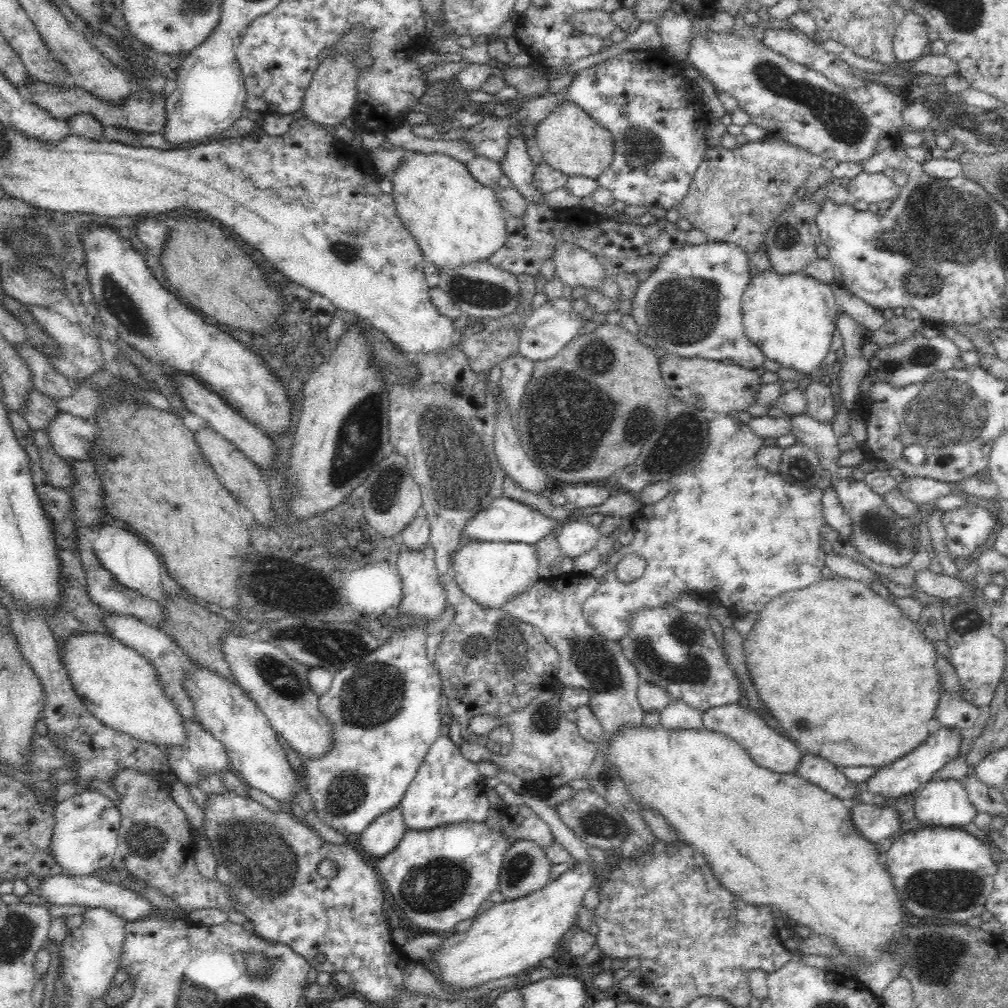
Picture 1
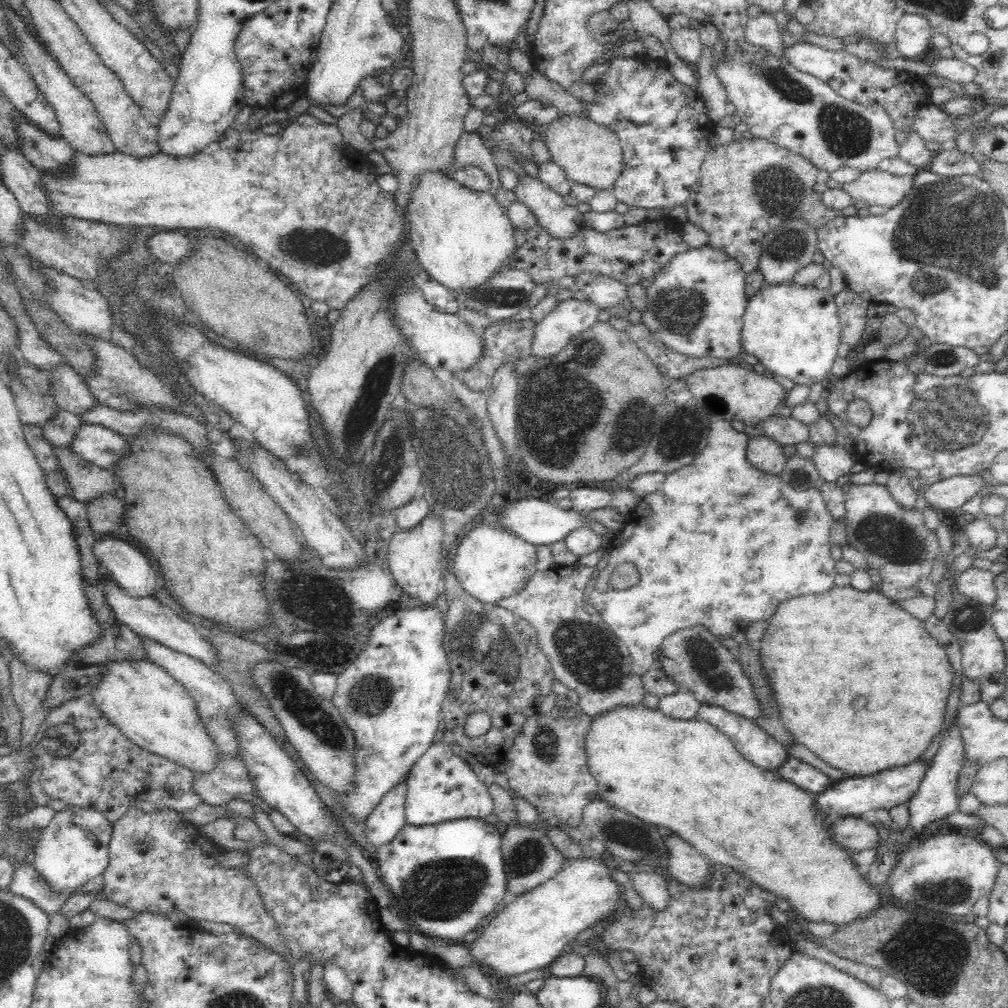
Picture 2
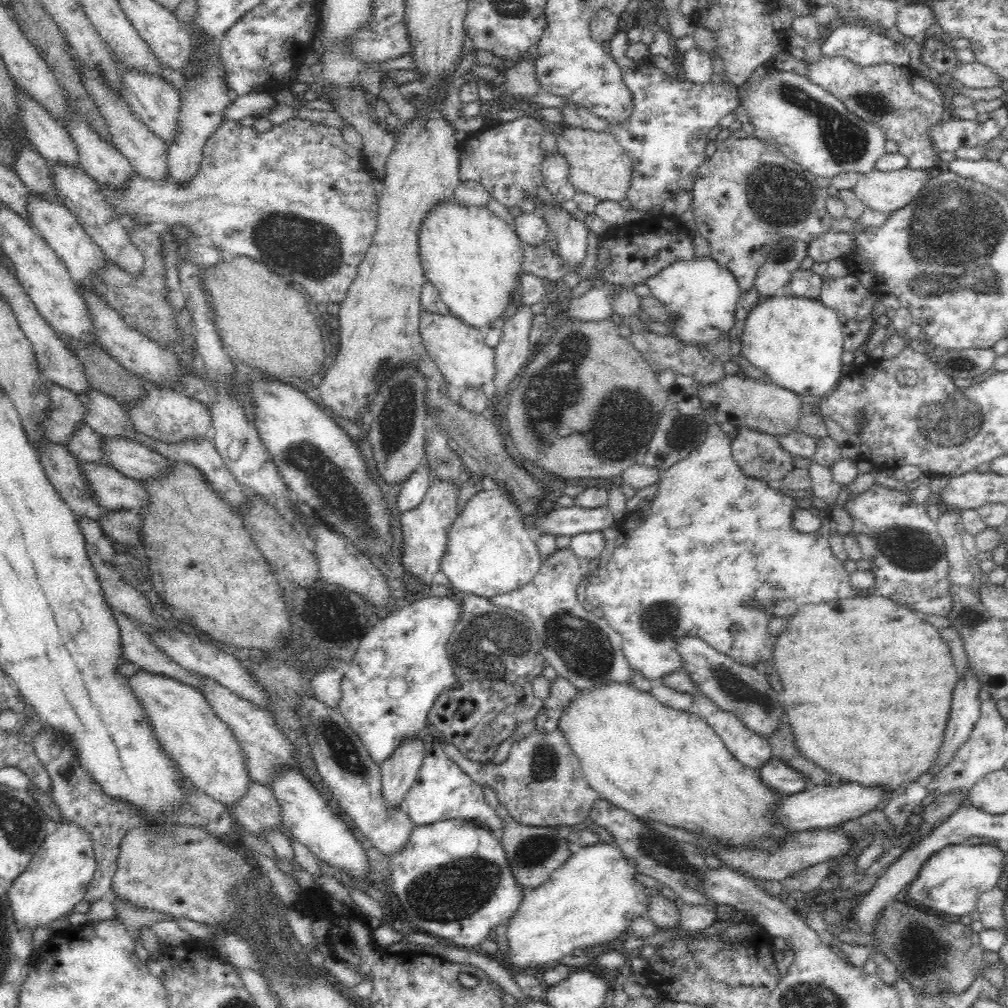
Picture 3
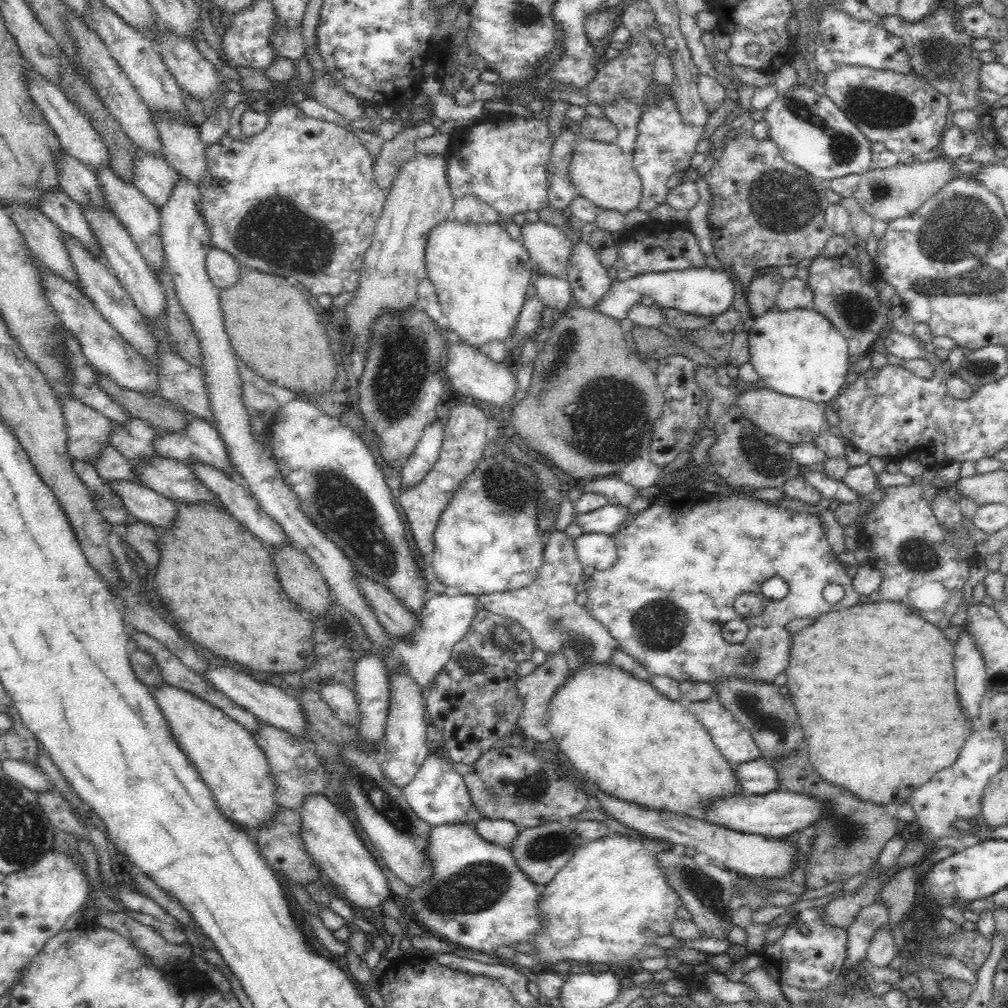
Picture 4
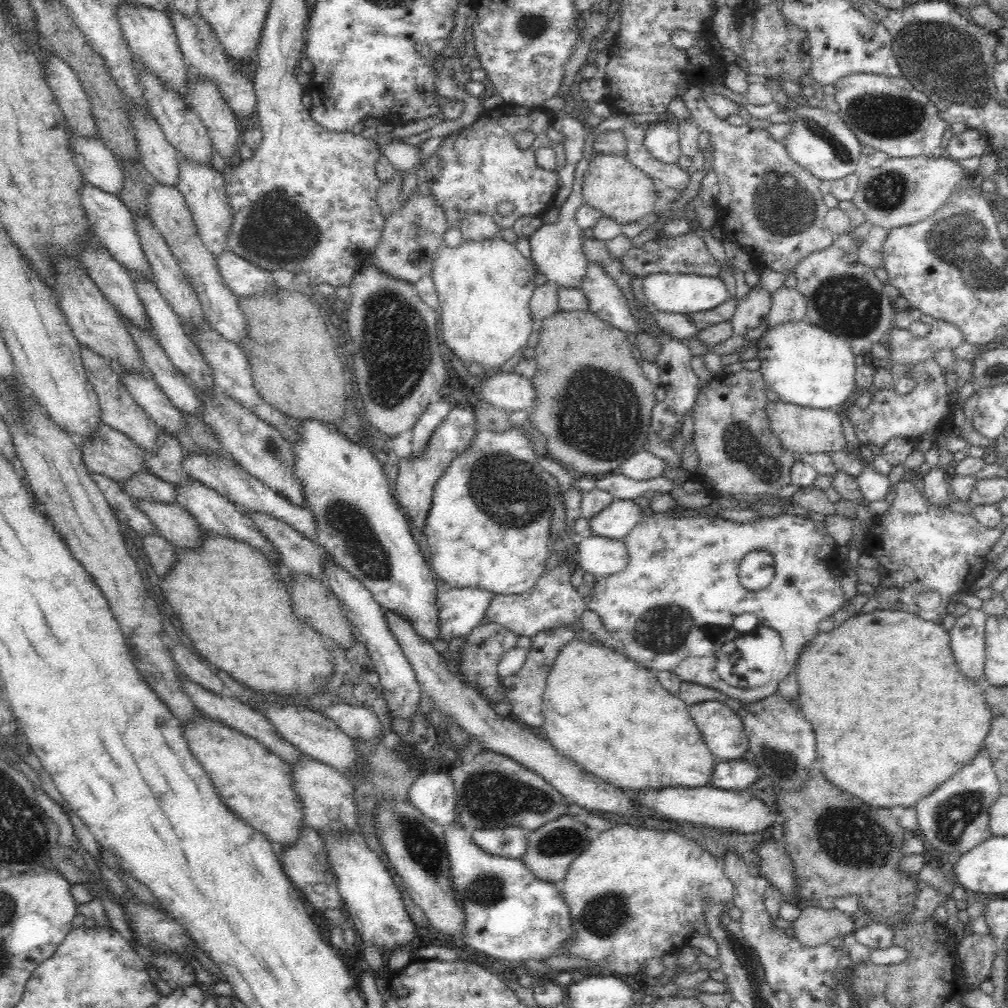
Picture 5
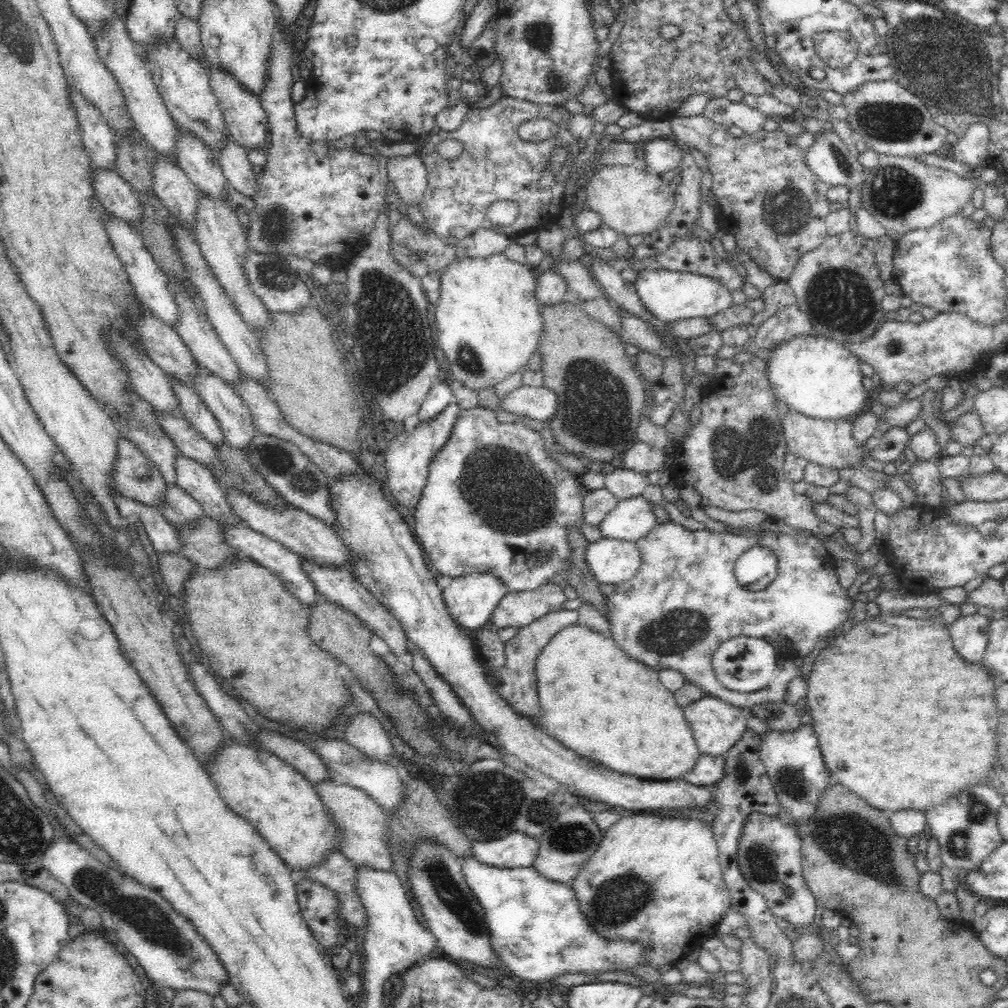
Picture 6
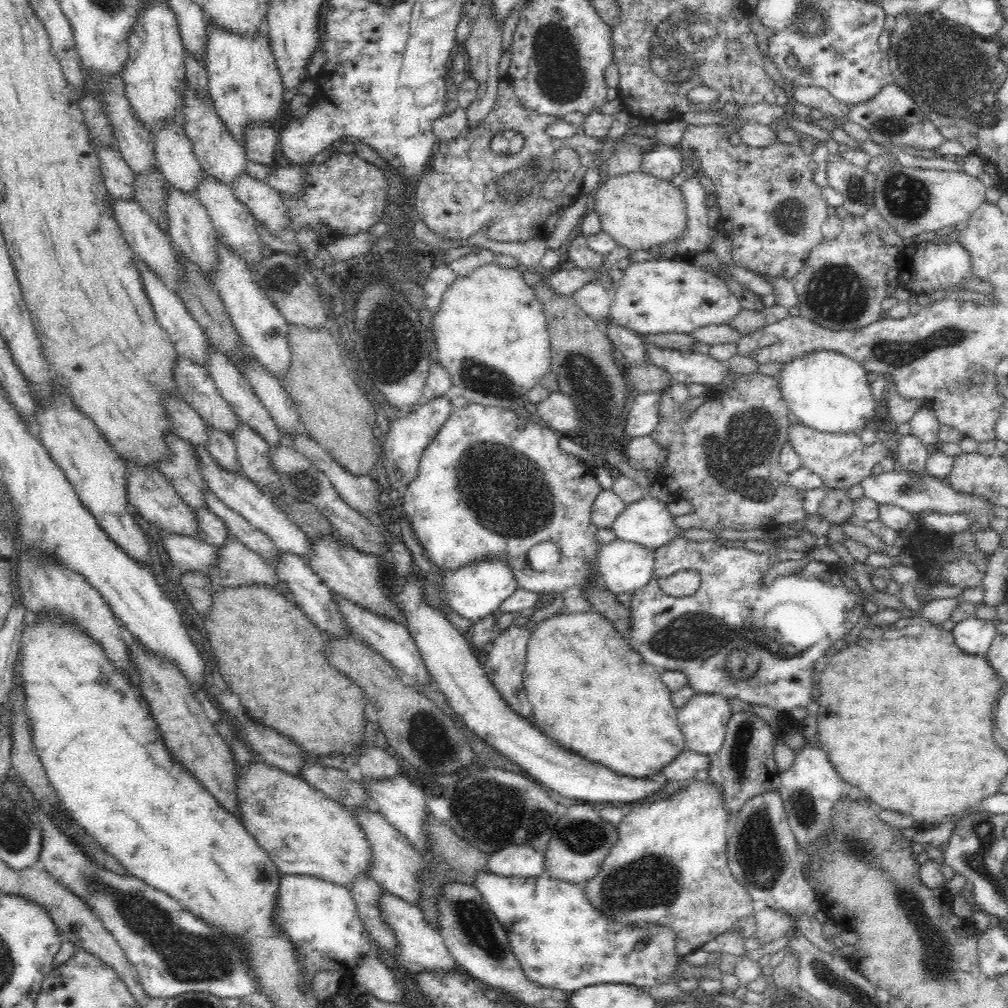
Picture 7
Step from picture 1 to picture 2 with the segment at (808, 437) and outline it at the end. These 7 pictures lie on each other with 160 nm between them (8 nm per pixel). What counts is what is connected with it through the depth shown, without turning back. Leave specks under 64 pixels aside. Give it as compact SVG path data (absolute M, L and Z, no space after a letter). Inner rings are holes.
M820 445L814 449L813 463L823 482L836 482L840 476L851 474L857 460L850 447Z

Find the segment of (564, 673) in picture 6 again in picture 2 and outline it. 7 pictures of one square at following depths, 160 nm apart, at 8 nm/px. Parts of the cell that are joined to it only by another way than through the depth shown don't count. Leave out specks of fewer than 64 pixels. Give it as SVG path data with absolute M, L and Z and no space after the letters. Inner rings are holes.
M644 704L640 705L621 705L620 707L609 709L608 712L600 712L598 716L592 716L588 724L588 732L584 732L584 751L586 751L586 764L590 775L596 779L598 798L606 801L616 809L620 809L628 814L636 816L648 824L666 826L672 830L679 838L688 842L700 854L703 854L712 863L720 863L727 869L733 869L736 873L757 884L760 888L773 892L777 897L790 900L791 907L796 910L802 918L811 922L833 922L834 924L846 925L852 920L864 918L872 914L878 906L884 901L880 901L878 892L874 890L874 885L868 883L862 874L858 872L858 867L850 859L853 852L846 851L844 847L837 846L831 838L827 824L830 821L824 818L824 815L814 811L814 793L804 791L796 787L792 782L782 779L776 771L765 771L752 765L748 760L736 751L734 743L724 733L720 732L715 726L712 726L705 720L690 718L682 720L666 716L660 708L650 709Z

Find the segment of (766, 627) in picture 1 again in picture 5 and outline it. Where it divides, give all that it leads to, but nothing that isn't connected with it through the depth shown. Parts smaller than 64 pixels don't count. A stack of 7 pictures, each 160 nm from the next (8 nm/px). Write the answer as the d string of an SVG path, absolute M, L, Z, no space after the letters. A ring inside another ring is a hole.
M878 609L865 614L860 612L850 620L842 622L838 628L830 632L822 632L800 653L797 668L794 670L800 687L799 709L815 732L817 766L834 786L873 807L899 811L915 806L918 801L933 793L940 785L962 770L982 750L993 717L988 702L984 701L986 684L982 680L964 676L956 664L952 651L949 632L941 624L921 620L919 616L911 612Z

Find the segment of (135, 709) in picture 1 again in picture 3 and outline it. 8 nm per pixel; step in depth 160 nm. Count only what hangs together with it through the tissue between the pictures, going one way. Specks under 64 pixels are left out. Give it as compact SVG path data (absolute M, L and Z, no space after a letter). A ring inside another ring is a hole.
M144 670L127 681L144 705L160 746L184 777L226 807L235 805L247 795L252 780L243 748L232 729L214 712L212 705L208 705L198 689Z

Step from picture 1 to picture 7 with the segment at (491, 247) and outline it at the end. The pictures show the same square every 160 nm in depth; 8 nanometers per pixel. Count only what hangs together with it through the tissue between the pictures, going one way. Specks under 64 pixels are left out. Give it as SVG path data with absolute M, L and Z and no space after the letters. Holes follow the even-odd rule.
M494 262L476 268L476 270L472 271L468 276L458 277L455 283L446 290L442 302L440 302L438 312L435 312L432 317L433 321L431 324L433 324L433 335L436 339L439 363L448 371L448 375L452 379L451 384L454 393L463 396L468 403L478 403L482 406L498 407L513 411L525 409L526 402L524 398L527 398L528 391L530 391L532 387L540 386L540 381L544 380L546 375L552 371L551 340L549 339L547 320L545 319L546 316L543 311L543 306L539 303L539 300L536 299L532 287L524 283L521 272L516 268L500 268L500 266L497 266L496 262Z

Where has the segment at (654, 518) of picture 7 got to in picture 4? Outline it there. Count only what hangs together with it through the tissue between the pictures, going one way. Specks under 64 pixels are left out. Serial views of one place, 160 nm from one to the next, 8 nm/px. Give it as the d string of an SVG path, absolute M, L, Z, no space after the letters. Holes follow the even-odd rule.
M608 503L598 510L586 514L576 513L574 520L586 534L613 535L620 530L620 525L629 513L627 506Z

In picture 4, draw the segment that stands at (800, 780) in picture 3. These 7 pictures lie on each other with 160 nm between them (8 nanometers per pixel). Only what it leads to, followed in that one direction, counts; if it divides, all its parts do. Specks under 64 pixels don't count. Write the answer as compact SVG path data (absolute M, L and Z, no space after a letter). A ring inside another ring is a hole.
M762 757L733 766L732 773L738 787L748 795L762 795L778 788L775 767L770 767Z

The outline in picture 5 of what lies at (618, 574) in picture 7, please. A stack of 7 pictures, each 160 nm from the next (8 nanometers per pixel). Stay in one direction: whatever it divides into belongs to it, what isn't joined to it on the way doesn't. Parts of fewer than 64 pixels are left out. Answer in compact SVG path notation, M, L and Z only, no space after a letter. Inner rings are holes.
M592 535L577 544L579 569L596 577L616 576L628 568L628 551L623 539Z

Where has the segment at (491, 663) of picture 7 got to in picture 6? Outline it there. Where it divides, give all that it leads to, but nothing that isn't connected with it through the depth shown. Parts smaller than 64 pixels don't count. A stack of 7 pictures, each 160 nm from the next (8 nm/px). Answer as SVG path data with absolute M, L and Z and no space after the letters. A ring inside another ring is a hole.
M577 609L556 610L548 612L541 618L531 621L531 624L518 628L518 633L511 640L504 641L504 653L506 662L490 672L492 682L498 693L512 706L520 715L538 716L540 714L539 697L537 696L536 675L534 664L544 644L552 639L563 627L570 624L577 624L579 620Z

